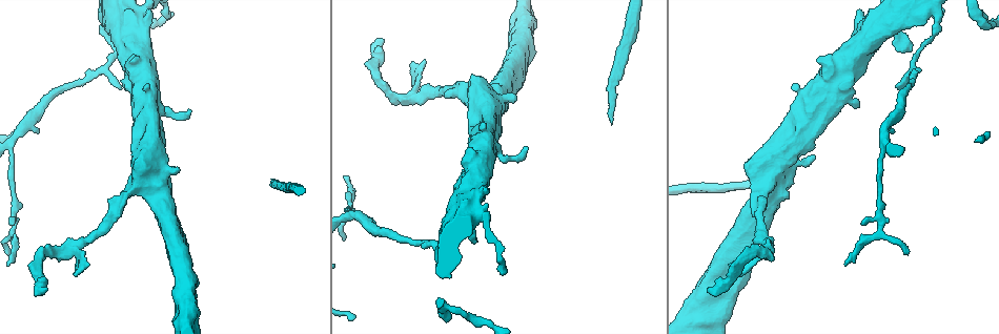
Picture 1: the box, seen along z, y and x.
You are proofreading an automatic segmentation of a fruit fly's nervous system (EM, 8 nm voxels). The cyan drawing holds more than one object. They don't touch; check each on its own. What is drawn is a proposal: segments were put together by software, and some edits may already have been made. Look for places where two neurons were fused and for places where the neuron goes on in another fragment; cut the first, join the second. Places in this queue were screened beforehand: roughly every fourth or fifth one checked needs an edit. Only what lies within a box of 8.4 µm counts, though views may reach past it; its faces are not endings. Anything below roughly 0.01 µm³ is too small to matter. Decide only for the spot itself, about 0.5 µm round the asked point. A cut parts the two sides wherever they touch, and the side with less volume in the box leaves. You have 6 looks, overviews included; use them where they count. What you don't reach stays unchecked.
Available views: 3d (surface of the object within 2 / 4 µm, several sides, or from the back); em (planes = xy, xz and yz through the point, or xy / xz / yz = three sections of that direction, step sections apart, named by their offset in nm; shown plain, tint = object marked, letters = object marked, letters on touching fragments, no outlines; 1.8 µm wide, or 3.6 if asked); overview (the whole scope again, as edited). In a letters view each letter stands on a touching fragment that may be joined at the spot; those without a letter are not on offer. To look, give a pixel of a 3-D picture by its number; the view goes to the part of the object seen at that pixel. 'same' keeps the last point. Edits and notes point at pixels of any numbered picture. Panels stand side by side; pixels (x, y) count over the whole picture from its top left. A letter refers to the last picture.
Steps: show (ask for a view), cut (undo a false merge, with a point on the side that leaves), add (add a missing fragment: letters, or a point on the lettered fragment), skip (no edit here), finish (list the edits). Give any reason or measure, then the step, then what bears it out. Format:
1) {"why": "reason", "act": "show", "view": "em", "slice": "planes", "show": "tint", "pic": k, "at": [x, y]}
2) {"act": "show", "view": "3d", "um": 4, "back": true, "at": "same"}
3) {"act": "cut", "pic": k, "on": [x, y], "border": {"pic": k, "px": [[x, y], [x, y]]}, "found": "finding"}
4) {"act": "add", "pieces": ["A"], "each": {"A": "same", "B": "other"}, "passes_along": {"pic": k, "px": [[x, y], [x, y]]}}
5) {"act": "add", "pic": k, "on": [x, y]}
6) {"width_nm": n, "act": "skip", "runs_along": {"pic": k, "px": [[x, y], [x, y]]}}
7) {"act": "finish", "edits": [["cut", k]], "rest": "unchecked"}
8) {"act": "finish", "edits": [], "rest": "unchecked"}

{"why": "thin end", "act": "show", "view": "3d", "um": 2, "pic": 1, "at": [189, 112]}

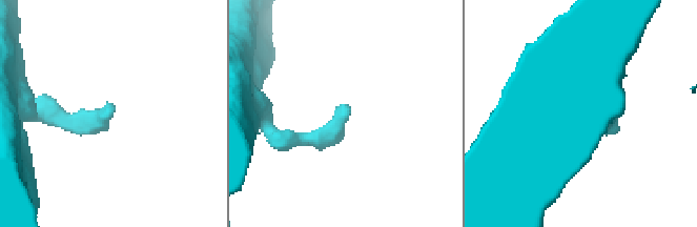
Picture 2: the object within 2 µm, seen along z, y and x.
{"why": "shape alone is not enough", "act": "show", "view": "em", "slice": "xz", "step": 8, "show": "tint", "pic": 2, "at": [111, 109]}

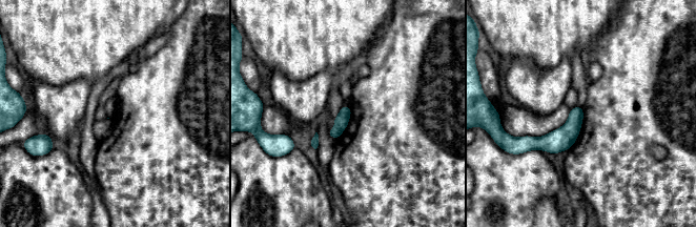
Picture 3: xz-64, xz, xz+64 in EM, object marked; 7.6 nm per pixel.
{"act": "show", "view": "em", "slice": "planes", "show": "letters", "at": "same"}

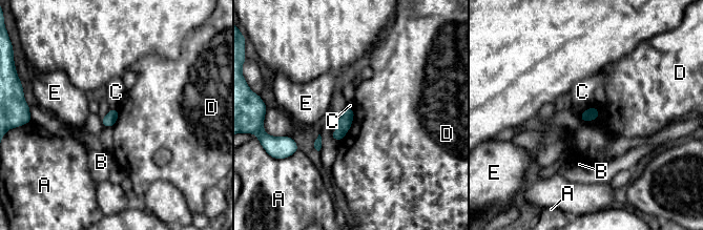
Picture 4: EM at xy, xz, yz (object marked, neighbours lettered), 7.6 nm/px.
{"width_nm": 100, "act": "skip", "each": {"A": "other", "B": "other", "C": "other", "D": "other", "E": "other"}, "border": {"pic": 4, "px": [[593, 105], [579, 116]]}, "found": "no lettered fragment goes on from it"}

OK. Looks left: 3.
{"why": "thin end", "act": "show", "view": "3d", "um": 4, "pic": 1, "at": [121, 87]}

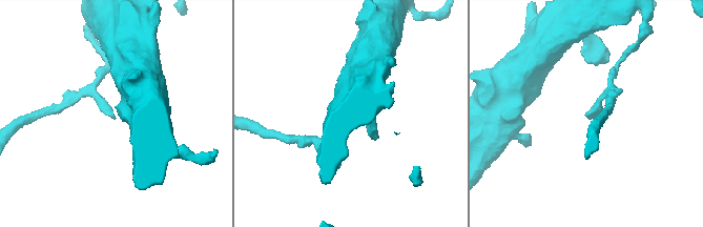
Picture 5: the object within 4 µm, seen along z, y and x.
{"why": "need the tissue", "act": "show", "view": "em", "slice": "planes", "show": "letters", "pic": 5, "at": [589, 118]}

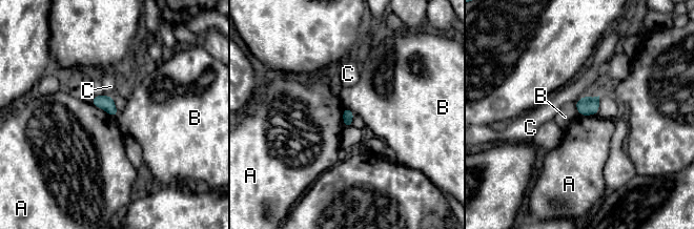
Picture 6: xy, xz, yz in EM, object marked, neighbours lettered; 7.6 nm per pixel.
{"act": "skip", "each": {"A": "other", "B": "other", "C": "other"}, "border": {"pic": 6, "px": [[90, 102], [115, 118]]}, "found": "none of them fits"}

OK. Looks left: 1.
{"act": "finish", "edits": [], "rest": "unchecked"}

